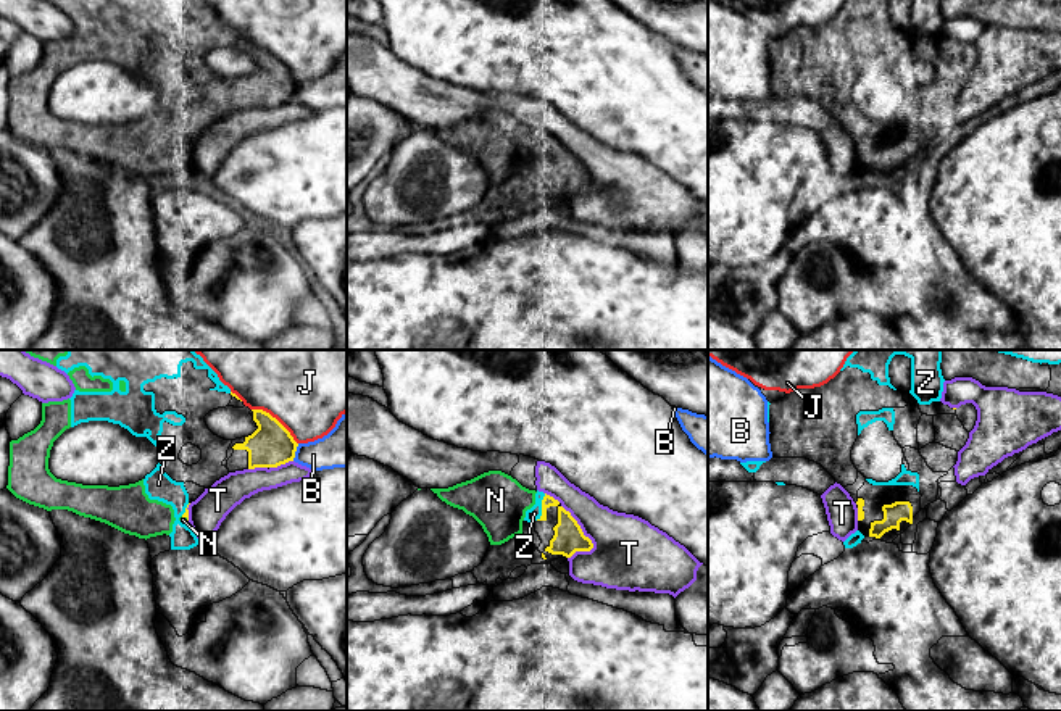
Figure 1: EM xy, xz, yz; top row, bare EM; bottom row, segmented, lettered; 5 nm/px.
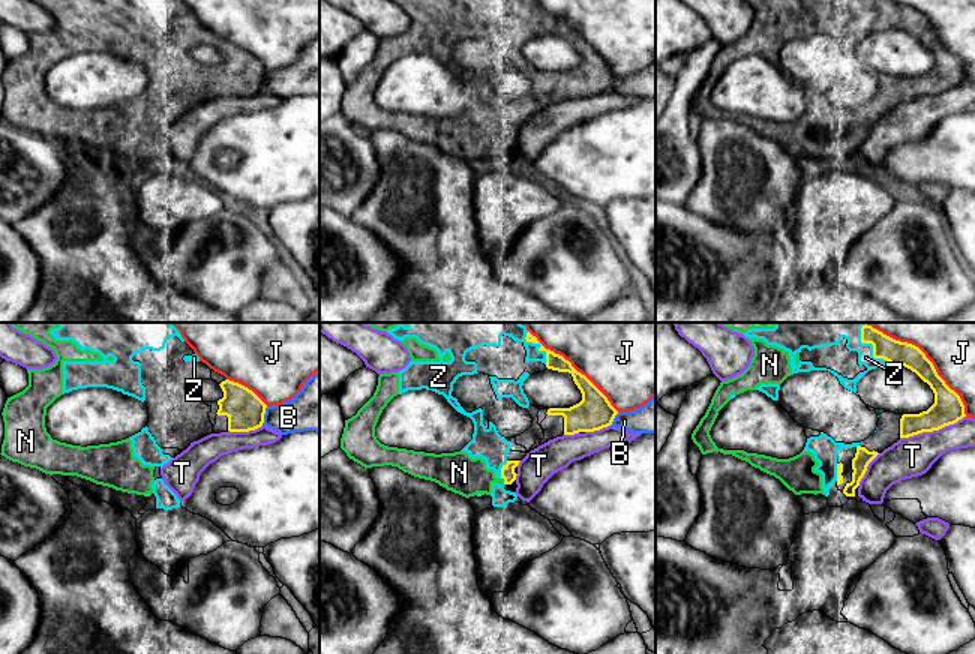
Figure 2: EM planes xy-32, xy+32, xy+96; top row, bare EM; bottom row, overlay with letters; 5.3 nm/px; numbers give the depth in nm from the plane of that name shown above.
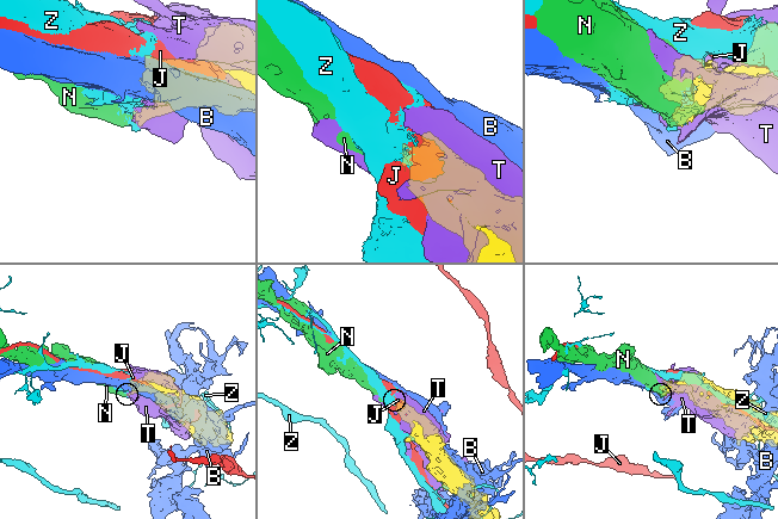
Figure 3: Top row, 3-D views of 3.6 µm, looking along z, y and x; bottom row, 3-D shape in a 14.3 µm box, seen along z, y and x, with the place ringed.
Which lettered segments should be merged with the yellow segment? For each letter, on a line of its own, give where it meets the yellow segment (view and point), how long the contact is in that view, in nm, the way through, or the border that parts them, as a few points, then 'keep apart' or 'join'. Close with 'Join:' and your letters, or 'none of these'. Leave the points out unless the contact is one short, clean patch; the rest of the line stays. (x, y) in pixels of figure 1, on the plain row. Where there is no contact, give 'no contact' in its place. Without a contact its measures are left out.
B: meets yellow in xy at (295, 89); contact 90 nm long; keep apart
J: meets yellow in xy at (276, 58); contact 300 nm long; keep apart
N: meets yellow in xy at (187, 158); contact 50 nm long; join
T: meets yellow in xz at (581, 168); contact 280 nm long; keep apart
Z: meets yellow in xz at (542, 145); contact 140 nm long; keep apart
Join: N

